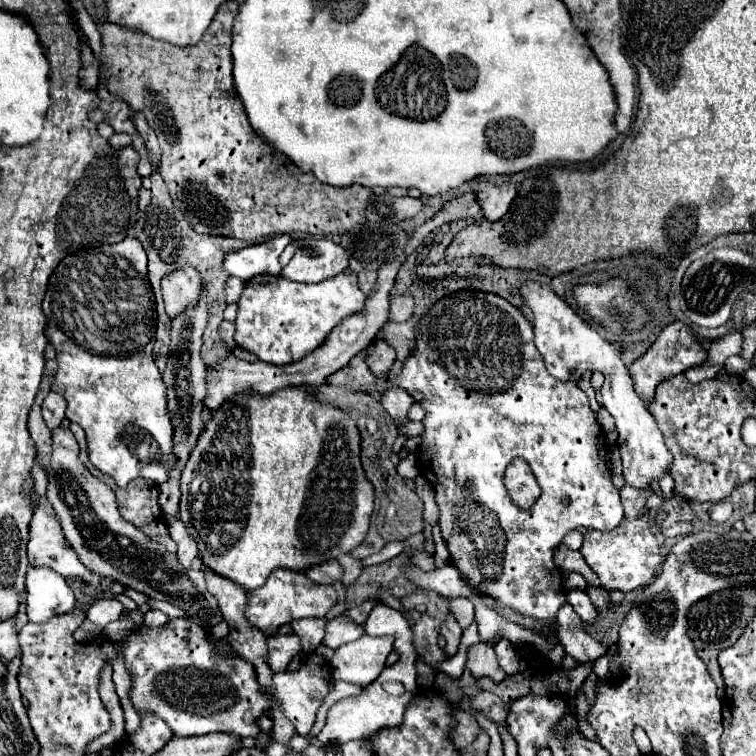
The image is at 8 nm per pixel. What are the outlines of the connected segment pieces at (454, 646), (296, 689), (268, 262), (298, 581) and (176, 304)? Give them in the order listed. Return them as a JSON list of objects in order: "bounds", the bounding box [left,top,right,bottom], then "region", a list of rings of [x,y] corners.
[{"bounds":[440,617,462,657],"region":[[[448,617],[448,621],[446,621],[446,623],[442,625],[442,629],[440,629],[440,635],[446,639],[446,647],[444,647],[446,655],[448,655],[448,657],[454,655],[454,653],[458,651],[458,643],[460,643],[460,637],[462,637],[462,629],[460,629],[460,625],[456,623],[454,617]]]},{"bounds":[274,657,330,735],"region":[[[310,657],[302,669],[298,673],[288,673],[288,671],[282,671],[282,673],[276,673],[274,675],[274,697],[278,695],[278,701],[282,701],[282,709],[284,709],[284,715],[294,723],[296,731],[300,735],[306,735],[310,733],[314,721],[316,721],[316,711],[318,707],[322,705],[324,697],[328,695],[328,689],[330,689],[330,665],[326,659],[322,657]]]},{"bounds":[224,235,290,281],"region":[[[278,235],[260,245],[228,253],[224,269],[242,281],[250,281],[256,275],[280,275],[282,265],[278,263],[278,257],[290,241],[290,235]]]},{"bounds":[246,569,338,630],"region":[[[276,569],[266,585],[248,593],[246,617],[252,625],[261,630],[270,628],[276,630],[284,624],[290,624],[300,617],[322,617],[338,603],[338,595],[332,585],[316,585],[302,573],[294,573],[288,569]]]},{"bounds":[162,265,200,319],"region":[[[190,265],[174,269],[174,273],[168,273],[168,277],[162,279],[162,297],[170,319],[182,313],[190,303],[196,303],[198,293],[200,273]]]}]

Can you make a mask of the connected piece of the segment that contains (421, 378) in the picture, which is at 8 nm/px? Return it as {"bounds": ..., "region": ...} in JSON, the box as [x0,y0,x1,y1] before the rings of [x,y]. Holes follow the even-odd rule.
{"bounds":[396,291,624,621],"region":[[[456,291],[456,293],[440,299],[436,305],[432,305],[428,315],[420,323],[418,347],[410,355],[410,359],[406,359],[404,369],[396,379],[396,385],[406,389],[416,399],[416,403],[422,405],[422,409],[426,413],[422,419],[424,433],[422,433],[422,443],[418,447],[418,469],[432,483],[432,487],[436,491],[436,503],[440,507],[440,527],[442,527],[444,543],[450,551],[450,561],[458,567],[462,577],[472,587],[476,587],[484,597],[492,597],[494,601],[508,605],[510,609],[514,609],[516,613],[524,615],[524,617],[548,619],[548,621],[556,619],[558,609],[566,603],[566,591],[562,587],[560,569],[554,565],[554,549],[562,543],[562,539],[568,531],[574,531],[580,526],[590,530],[611,531],[614,527],[618,527],[618,523],[624,517],[624,511],[620,505],[620,495],[618,495],[618,489],[612,485],[612,473],[608,469],[606,435],[596,421],[596,413],[590,409],[588,395],[580,389],[578,381],[556,381],[554,377],[550,377],[550,373],[546,371],[546,365],[540,357],[540,351],[534,345],[532,323],[524,317],[524,313],[518,307],[510,305],[506,299],[502,299],[498,295],[484,293],[484,291]],[[518,457],[530,465],[530,469],[542,489],[542,495],[536,499],[536,503],[530,509],[520,509],[516,503],[512,503],[512,497],[504,485],[504,471]]]}

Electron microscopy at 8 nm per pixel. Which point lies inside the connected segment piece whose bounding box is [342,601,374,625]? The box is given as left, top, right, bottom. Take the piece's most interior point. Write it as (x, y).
(359, 614)

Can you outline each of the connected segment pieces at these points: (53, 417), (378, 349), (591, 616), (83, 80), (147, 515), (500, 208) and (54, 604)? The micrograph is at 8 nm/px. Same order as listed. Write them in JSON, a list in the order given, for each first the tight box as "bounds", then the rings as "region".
[{"bounds":[42,391,66,431],"region":[[[50,391],[42,403],[42,417],[50,431],[60,427],[60,423],[64,419],[64,411],[66,411],[66,399],[62,395],[56,395]]]},{"bounds":[366,339,394,377],"region":[[[374,339],[376,343],[372,343],[366,351],[368,351],[368,367],[372,373],[382,373],[382,377],[386,377],[394,365],[394,349],[380,339]]]},{"bounds":[568,589,598,623],"region":[[[578,589],[568,591],[568,603],[574,607],[574,611],[582,617],[584,623],[594,623],[598,611],[594,609],[590,597],[584,591],[578,591]]]},{"bounds":[80,43,98,89],"region":[[[84,43],[82,45],[82,69],[80,69],[80,85],[84,85],[84,89],[96,89],[98,85],[98,61],[94,59],[90,47]]]},{"bounds":[69,423,176,553],"region":[[[70,423],[69,429],[74,434],[74,437],[76,437],[76,441],[78,441],[80,447],[80,461],[84,463],[85,467],[94,477],[102,479],[102,481],[104,481],[108,487],[112,487],[112,491],[116,493],[116,501],[118,501],[120,515],[122,515],[126,521],[130,521],[132,525],[136,525],[140,531],[144,531],[148,537],[152,537],[154,541],[160,541],[160,545],[166,545],[166,549],[168,549],[170,553],[174,553],[174,551],[176,551],[176,543],[170,539],[170,535],[168,535],[168,527],[166,527],[166,519],[164,519],[164,515],[162,515],[162,511],[160,511],[160,507],[158,507],[158,485],[156,485],[154,481],[148,481],[148,479],[142,479],[142,477],[140,477],[140,479],[134,479],[132,483],[128,483],[126,489],[118,489],[116,483],[114,483],[110,477],[98,473],[90,463],[84,431],[82,431],[78,425],[74,425],[74,423]]]},{"bounds":[476,183,516,221],"region":[[[510,183],[502,185],[488,185],[484,191],[476,193],[478,205],[488,221],[498,221],[506,215],[510,203],[516,197],[516,187]]]},{"bounds":[26,567,74,623],"region":[[[30,567],[26,573],[28,619],[46,623],[52,617],[68,615],[74,607],[74,593],[66,579],[48,567]]]}]

